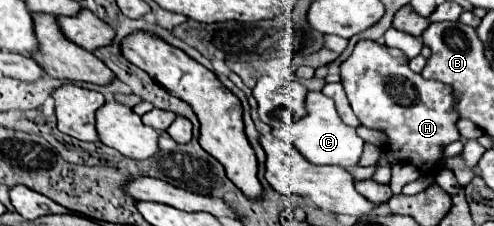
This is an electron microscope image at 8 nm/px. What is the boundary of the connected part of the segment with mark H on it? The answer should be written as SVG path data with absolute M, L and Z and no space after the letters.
M360 40L352 54L340 64L340 78L344 84L344 90L348 94L350 106L358 120L374 130L382 130L388 136L388 148L398 156L400 162L414 164L416 168L424 172L438 170L438 160L442 156L442 146L450 144L460 138L456 130L456 110L454 110L454 98L452 88L446 84L440 84L436 80L426 80L420 74L412 72L408 68L408 56L402 50L382 46L374 40Z

